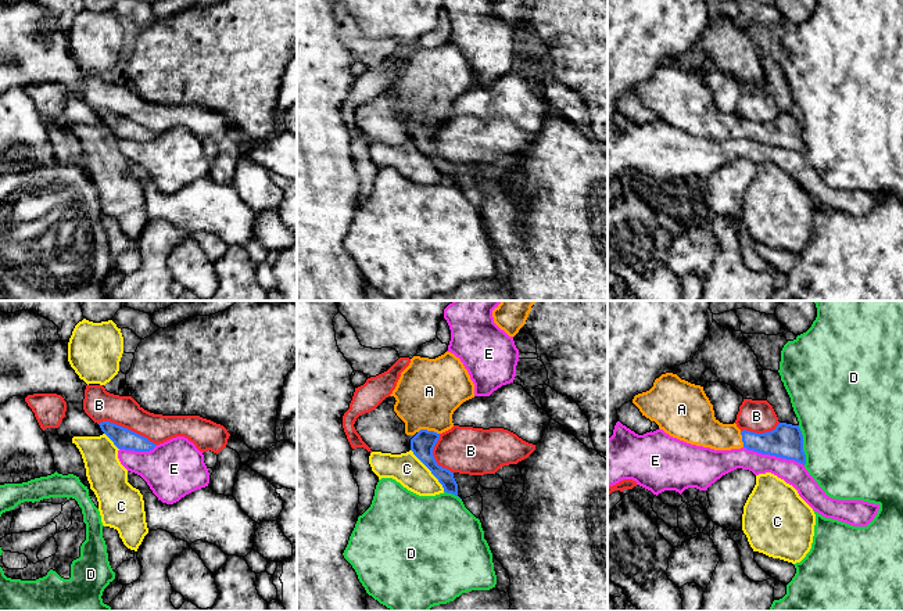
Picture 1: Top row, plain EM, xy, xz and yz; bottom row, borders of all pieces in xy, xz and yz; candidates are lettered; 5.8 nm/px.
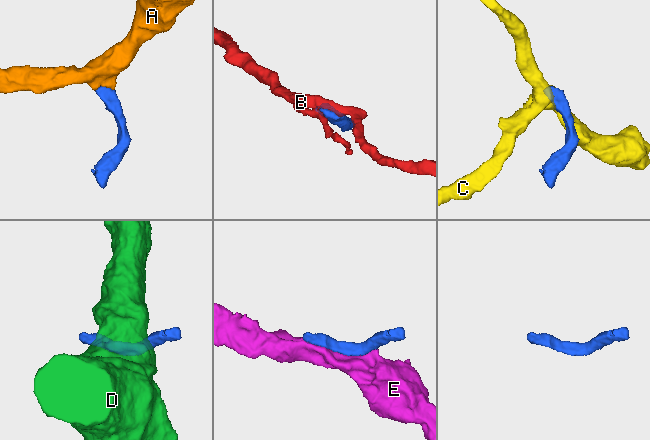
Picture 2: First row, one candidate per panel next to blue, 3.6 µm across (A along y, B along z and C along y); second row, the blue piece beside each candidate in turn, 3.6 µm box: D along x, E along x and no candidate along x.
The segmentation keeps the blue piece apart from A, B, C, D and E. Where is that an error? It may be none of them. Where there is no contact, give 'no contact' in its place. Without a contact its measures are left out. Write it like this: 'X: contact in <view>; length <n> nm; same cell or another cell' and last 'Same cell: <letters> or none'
A: contact in xz; length 130 nm; same cell
B: contact in xy; length 360 nm; another cell
C: contact in xz; length 320 nm; another cell
D: contact in yz; length 240 nm; another cell
E: contact in yz; length 360 nm; another cell
Same cell: A

